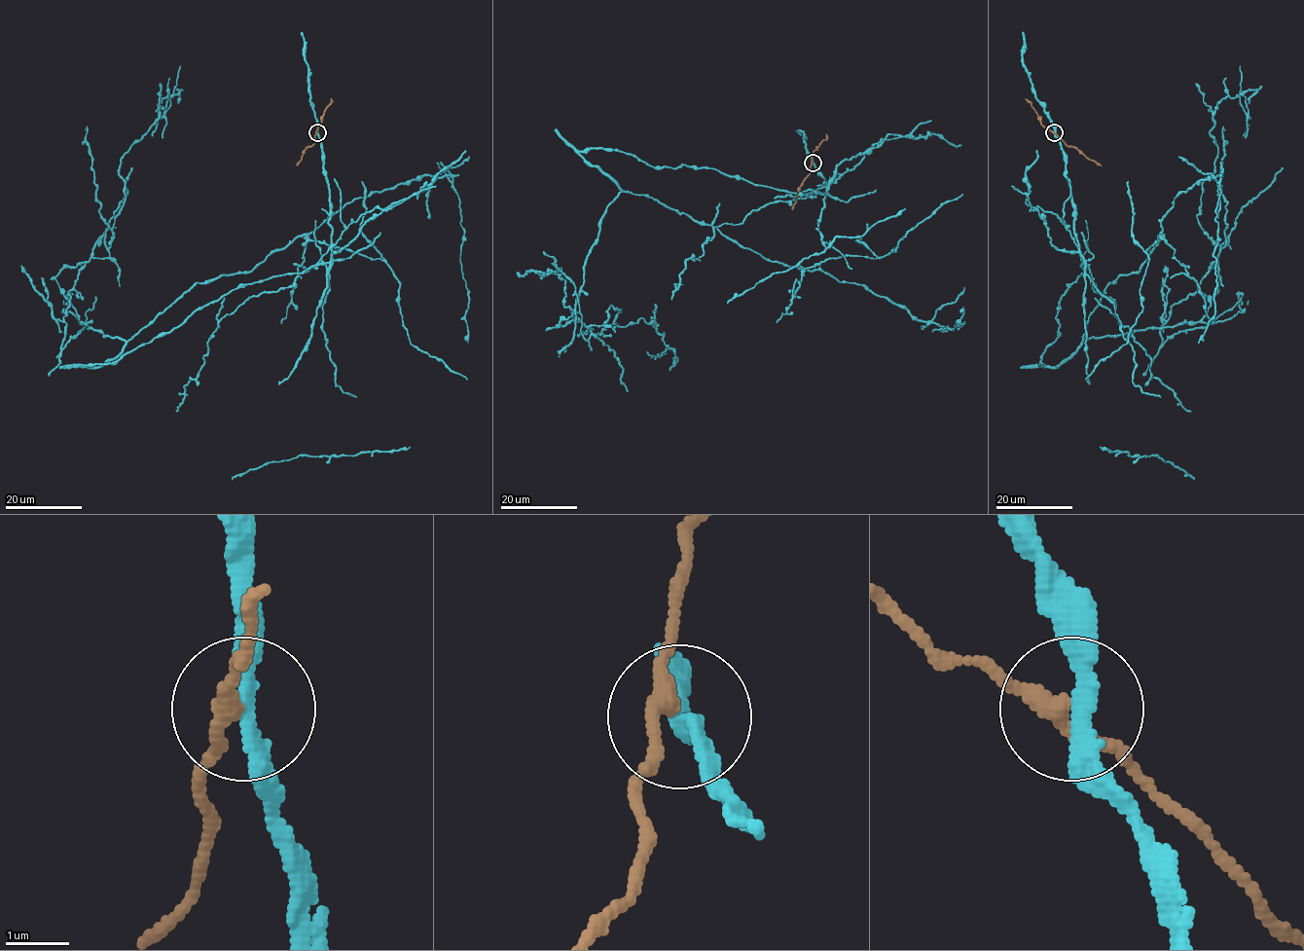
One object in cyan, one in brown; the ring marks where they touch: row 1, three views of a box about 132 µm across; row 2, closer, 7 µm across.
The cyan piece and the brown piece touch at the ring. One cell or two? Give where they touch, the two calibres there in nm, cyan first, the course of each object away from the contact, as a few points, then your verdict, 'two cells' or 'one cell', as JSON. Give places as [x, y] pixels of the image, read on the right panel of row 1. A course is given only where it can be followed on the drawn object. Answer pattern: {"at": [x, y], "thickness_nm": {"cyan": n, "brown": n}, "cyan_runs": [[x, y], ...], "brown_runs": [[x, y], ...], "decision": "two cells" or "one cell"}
{"at": [1054, 132], "thickness_nm": {"cyan": 260, "brown": 240}, "cyan_runs": [[1054, 132], [1084, 273], [1040, 364], [1076, 350], [1174, 199], [1219, 175], [1215, 313], [1198, 343]], "brown_runs": [[1054, 131], [1068, 146], [1075, 147], [1102, 165]], "decision": "two cells"}

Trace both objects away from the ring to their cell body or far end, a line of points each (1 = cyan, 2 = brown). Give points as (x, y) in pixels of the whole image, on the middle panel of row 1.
1: (813, 163), (826, 187), (795, 193), (579, 153), (770, 261), (948, 329), (962, 307)
2: (813, 163), (792, 210)

